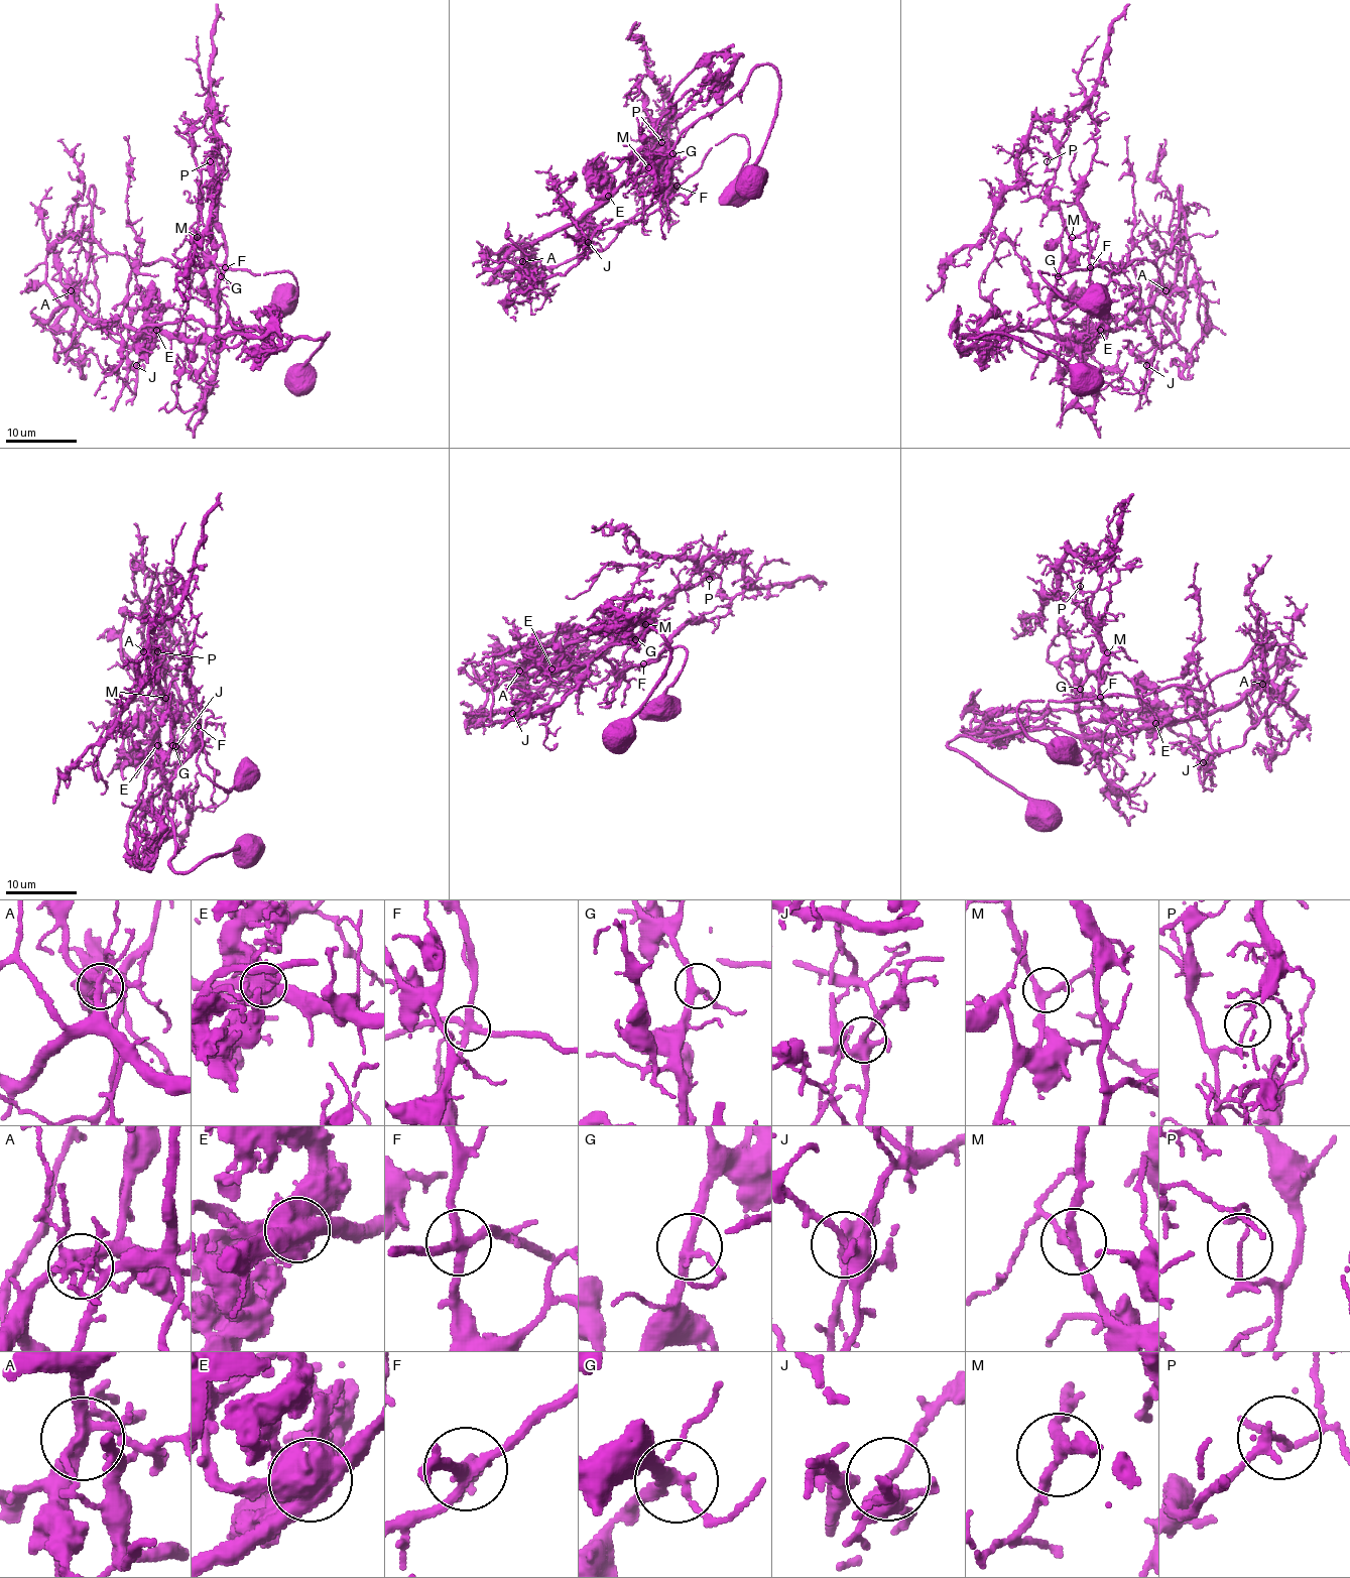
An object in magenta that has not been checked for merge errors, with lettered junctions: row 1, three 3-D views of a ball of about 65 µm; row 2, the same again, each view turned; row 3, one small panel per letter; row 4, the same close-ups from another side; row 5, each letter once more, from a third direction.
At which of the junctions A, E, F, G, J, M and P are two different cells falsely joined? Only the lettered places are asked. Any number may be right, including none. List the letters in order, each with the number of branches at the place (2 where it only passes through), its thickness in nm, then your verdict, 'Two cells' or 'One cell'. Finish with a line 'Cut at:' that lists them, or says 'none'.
A: Branches: 6. Thickness 320 nm. Two cells
E: Branches: 5. Thickness 800 nm. Two cells
F: Branches: 4. Thickness 280 nm. Two cells
G: Branches: 3. Thickness 260 nm. One cell
J: Branches: 5. Thickness 340 nm. One cell
M: Branches: 3. Thickness 240 nm. One cell
P: Branches: 3. Thickness 90 nm. Two cells
Cut at: A, E, F, P

